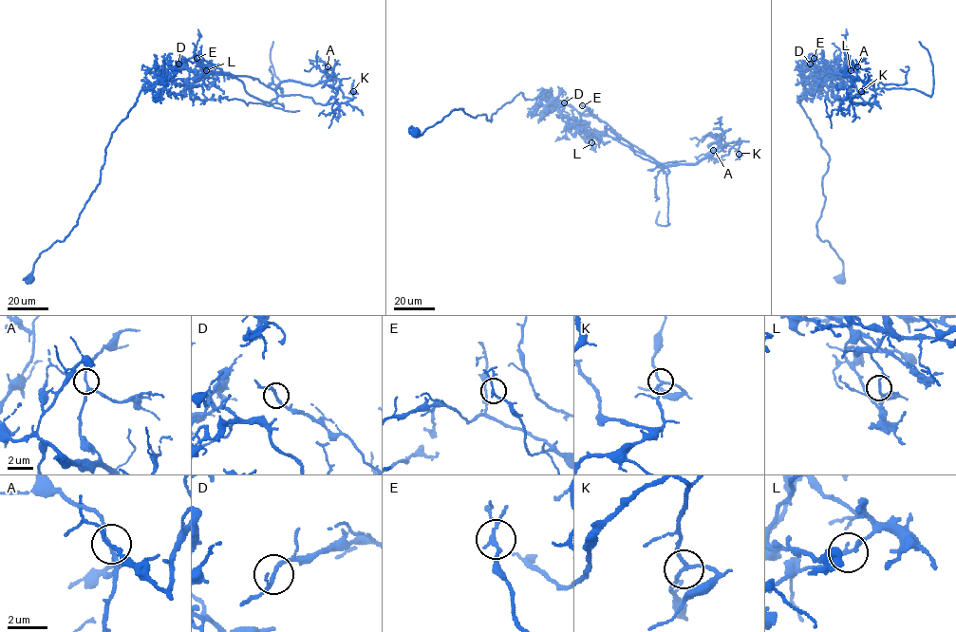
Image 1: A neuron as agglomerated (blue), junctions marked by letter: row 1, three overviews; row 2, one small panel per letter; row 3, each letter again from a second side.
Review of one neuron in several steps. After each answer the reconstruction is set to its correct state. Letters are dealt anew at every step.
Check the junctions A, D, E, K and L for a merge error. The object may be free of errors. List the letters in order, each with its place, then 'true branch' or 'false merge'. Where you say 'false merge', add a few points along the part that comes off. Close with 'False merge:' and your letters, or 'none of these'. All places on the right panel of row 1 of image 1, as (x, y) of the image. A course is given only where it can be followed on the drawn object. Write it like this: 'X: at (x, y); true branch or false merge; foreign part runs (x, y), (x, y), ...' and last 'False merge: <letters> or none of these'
A: at (857, 66); true branch
D: at (810, 64); true branch
E: at (814, 58); true branch
K: at (861, 91); true branch
L: at (851, 70); false merge; foreign part runs (851, 71), (841, 74), (872, 103), (871, 81), (852, 79), (829, 116), (824, 100)
False merge: L

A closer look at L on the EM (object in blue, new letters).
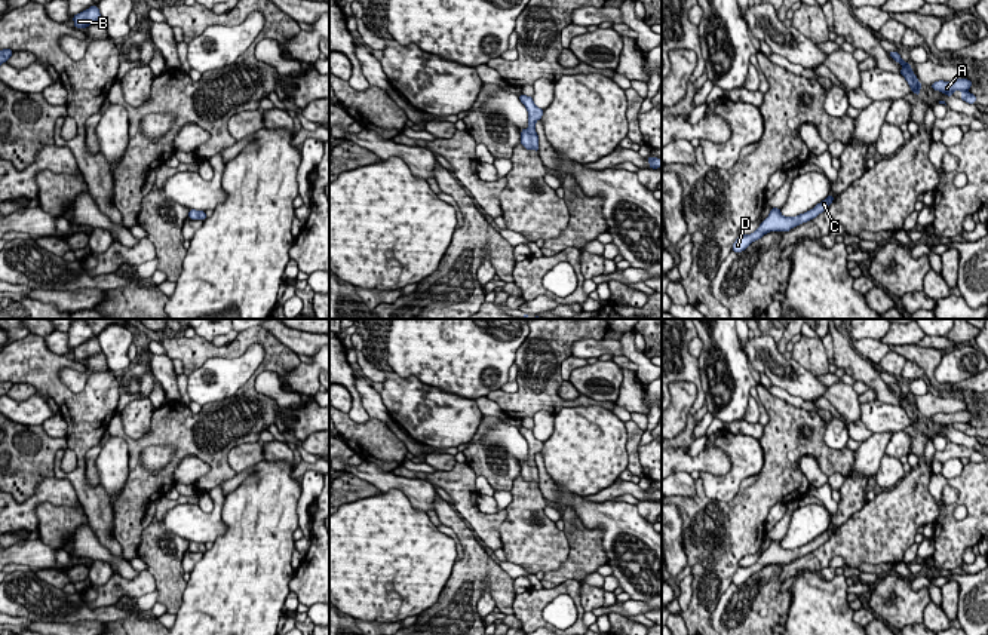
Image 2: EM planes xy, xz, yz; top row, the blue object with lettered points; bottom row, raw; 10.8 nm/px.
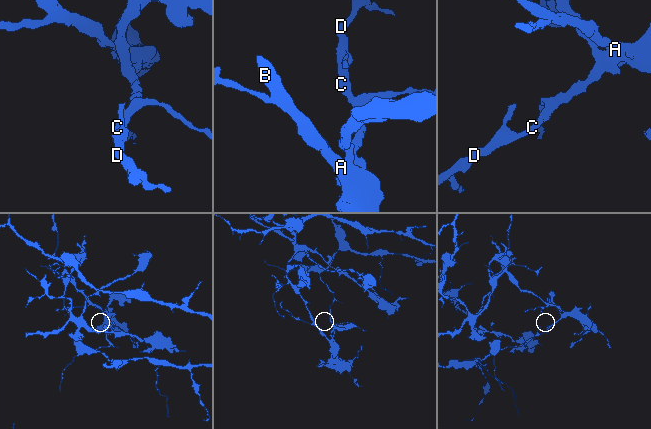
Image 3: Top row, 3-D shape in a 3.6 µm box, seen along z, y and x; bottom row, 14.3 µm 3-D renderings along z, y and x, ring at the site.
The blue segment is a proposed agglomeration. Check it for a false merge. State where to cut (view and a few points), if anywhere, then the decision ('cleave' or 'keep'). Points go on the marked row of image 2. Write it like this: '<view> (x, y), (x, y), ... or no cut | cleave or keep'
xz (534, 132), (521, 135) | cleave

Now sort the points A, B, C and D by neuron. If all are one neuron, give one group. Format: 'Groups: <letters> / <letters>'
Groups: A B C / D

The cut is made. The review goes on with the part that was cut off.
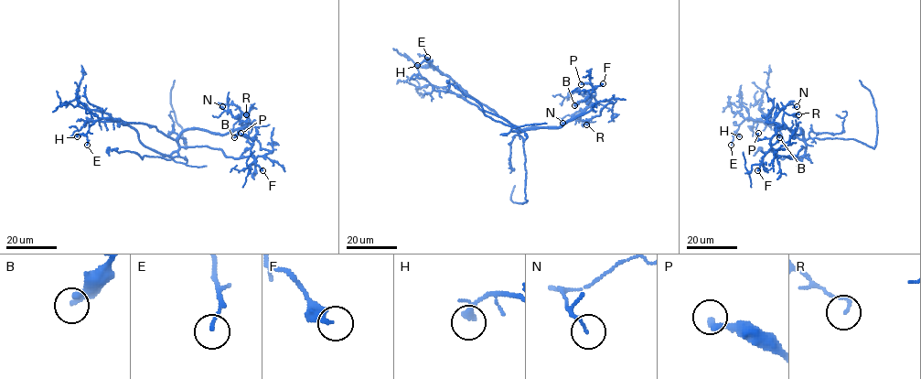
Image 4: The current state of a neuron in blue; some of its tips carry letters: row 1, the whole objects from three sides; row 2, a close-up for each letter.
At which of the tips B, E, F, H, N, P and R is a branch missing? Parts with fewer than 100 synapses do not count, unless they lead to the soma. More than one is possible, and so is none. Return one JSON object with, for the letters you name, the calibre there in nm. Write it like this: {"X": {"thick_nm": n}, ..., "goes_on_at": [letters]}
{"goes_on_at": []}

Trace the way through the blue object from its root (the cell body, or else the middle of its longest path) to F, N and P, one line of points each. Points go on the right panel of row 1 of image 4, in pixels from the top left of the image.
F: (806, 146), (800, 128), (797, 135), (777, 126), (770, 148), (757, 170)
N: (806, 146), (800, 128), (797, 135), (782, 121), (785, 107), (792, 103), (797, 106)
P: (806, 146), (800, 128), (797, 135), (777, 126), (770, 139), (759, 139), (758, 133)

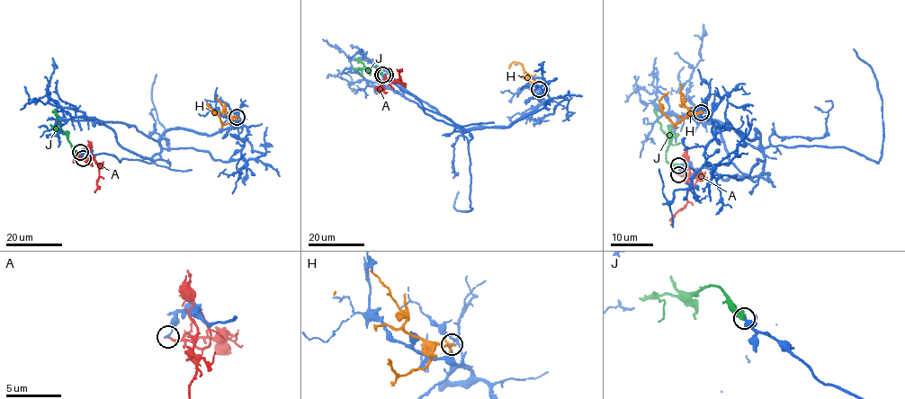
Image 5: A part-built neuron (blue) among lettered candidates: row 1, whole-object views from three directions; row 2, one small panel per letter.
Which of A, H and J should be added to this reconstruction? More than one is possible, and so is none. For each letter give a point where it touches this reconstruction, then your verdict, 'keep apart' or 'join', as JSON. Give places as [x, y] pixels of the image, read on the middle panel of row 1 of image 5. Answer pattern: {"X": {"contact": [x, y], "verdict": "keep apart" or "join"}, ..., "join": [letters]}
{"A": {"contact": [385, 75], "verdict": "keep apart"}, "H": {"contact": [539, 89], "verdict": "keep apart"}, "J": {"contact": [382, 75], "verdict": "join"}, "join": ["J"]}

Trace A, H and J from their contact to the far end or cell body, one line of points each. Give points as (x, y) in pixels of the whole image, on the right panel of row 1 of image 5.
A: (678, 174), (690, 179), (694, 176), (694, 169), (688, 163), (687, 204), (679, 209), (670, 224)
H: (701, 112), (690, 112), (674, 123), (659, 103), (669, 92)
J: (678, 164), (671, 164), (666, 159), (669, 137), (660, 128), (653, 102)

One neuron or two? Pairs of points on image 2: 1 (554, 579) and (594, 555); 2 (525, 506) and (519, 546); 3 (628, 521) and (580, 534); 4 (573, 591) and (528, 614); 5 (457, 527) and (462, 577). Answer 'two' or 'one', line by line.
1: one
2: one
3: two
4: one
5: one

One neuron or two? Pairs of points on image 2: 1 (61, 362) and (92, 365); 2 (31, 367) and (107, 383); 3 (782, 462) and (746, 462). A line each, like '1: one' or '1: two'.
1: two
2: one
3: two

